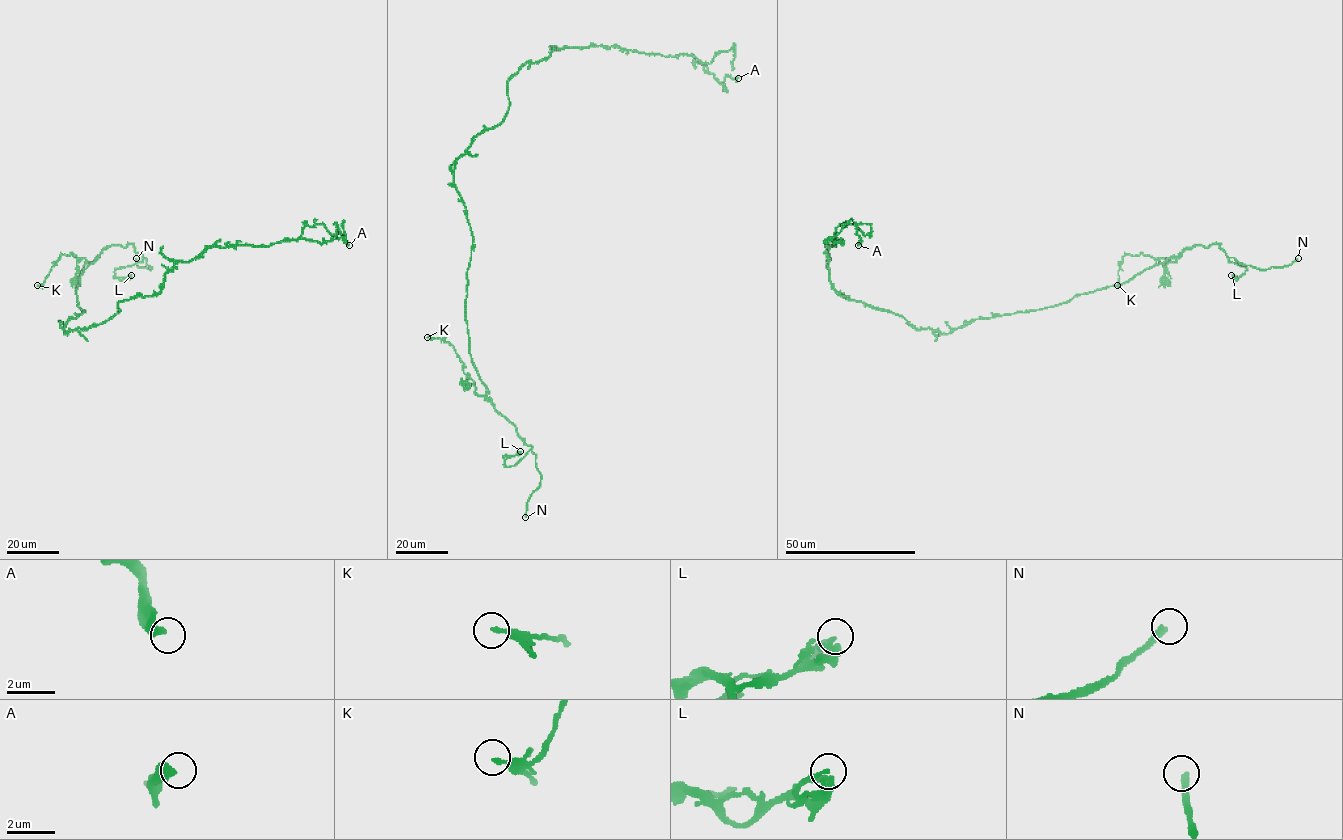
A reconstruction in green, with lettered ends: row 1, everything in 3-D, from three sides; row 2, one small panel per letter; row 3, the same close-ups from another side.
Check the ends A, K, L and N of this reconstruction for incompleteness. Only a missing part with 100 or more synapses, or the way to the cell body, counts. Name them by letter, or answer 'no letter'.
N

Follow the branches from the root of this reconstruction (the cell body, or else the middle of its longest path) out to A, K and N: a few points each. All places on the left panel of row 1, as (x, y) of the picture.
A: (73, 331), (157, 294), (179, 261), (213, 246), (270, 246), (316, 224), (332, 235), (335, 224), (349, 245)
K: (73, 331), (64, 327), (83, 312), (76, 295), (81, 273), (98, 258), (62, 254), (37, 285)
N: (73, 331), (64, 327), (83, 312), (76, 290), (84, 270), (104, 248), (128, 244), (151, 269), (136, 258)

